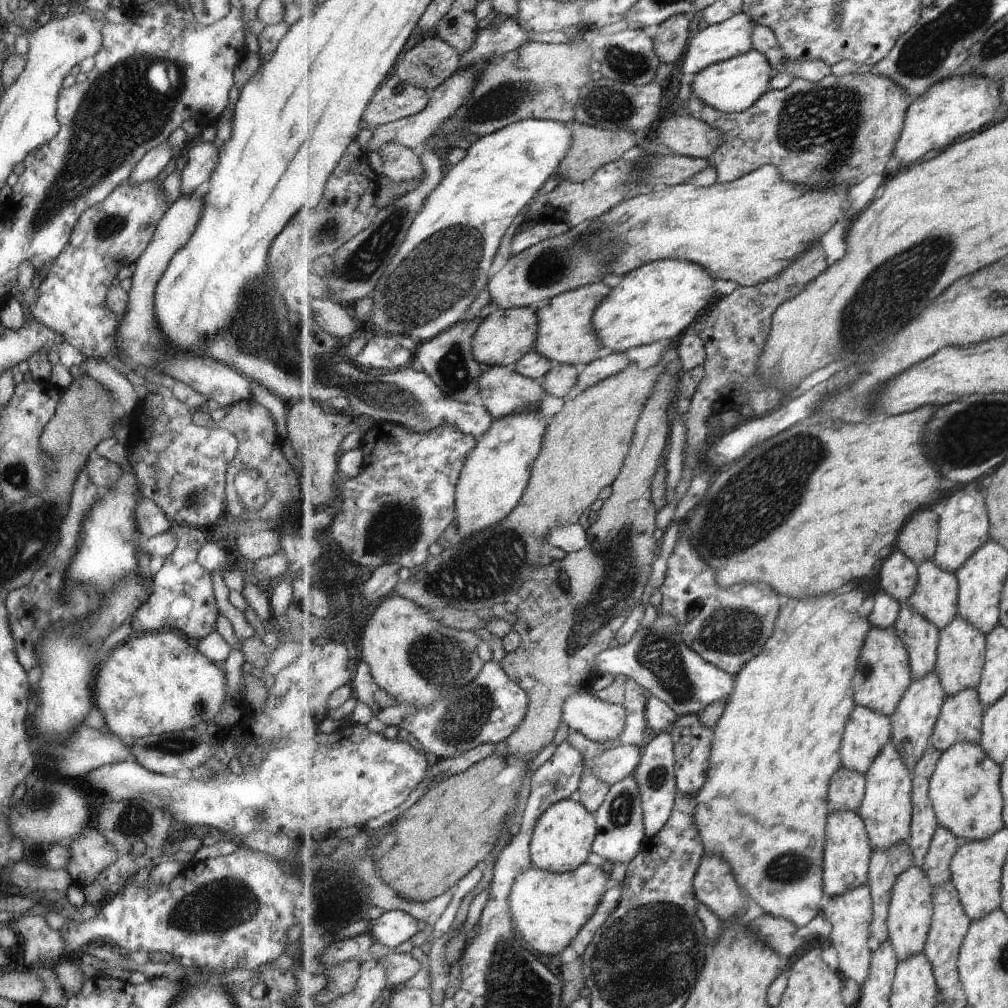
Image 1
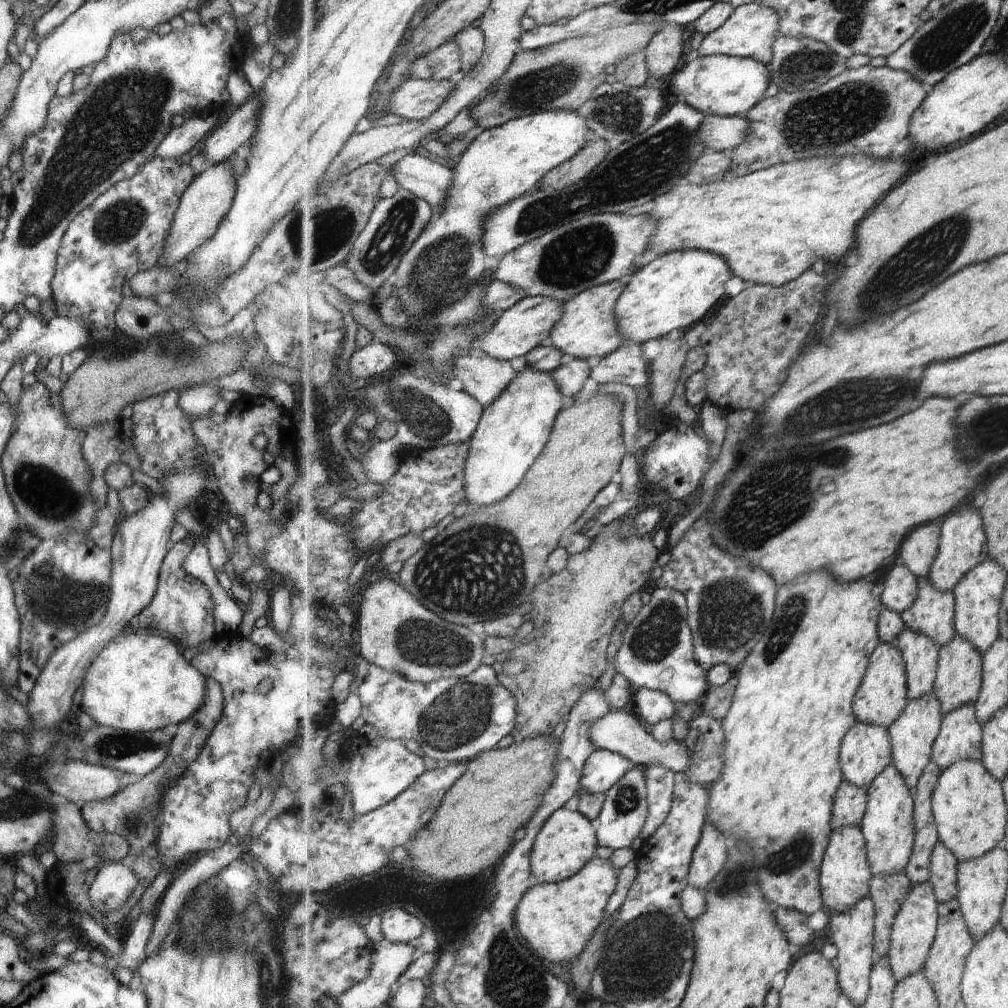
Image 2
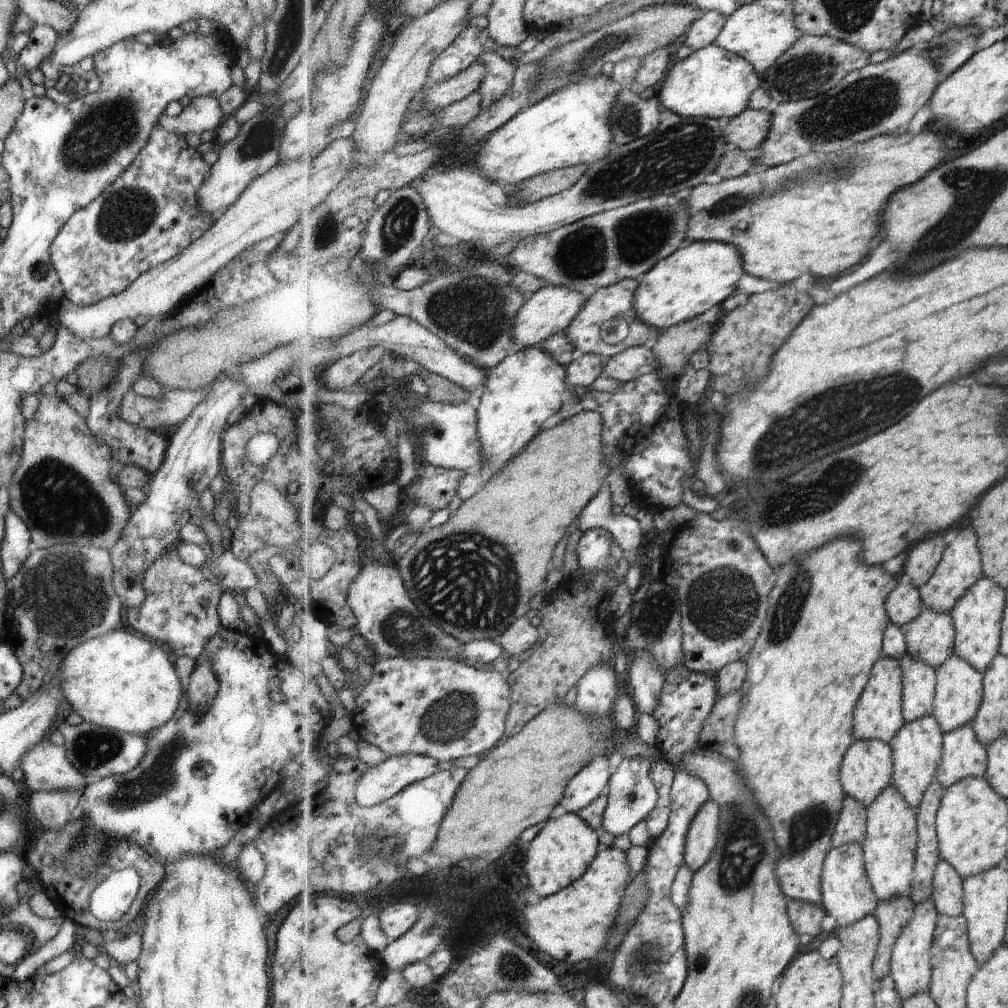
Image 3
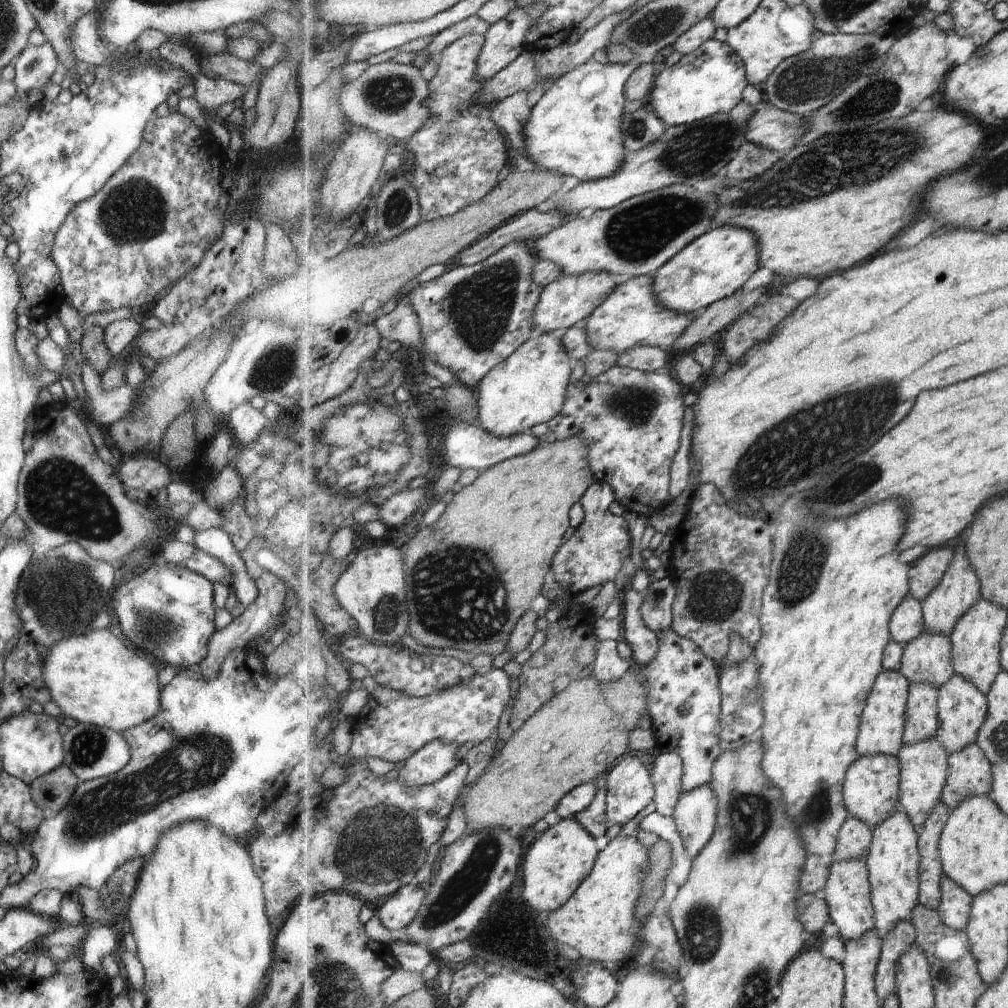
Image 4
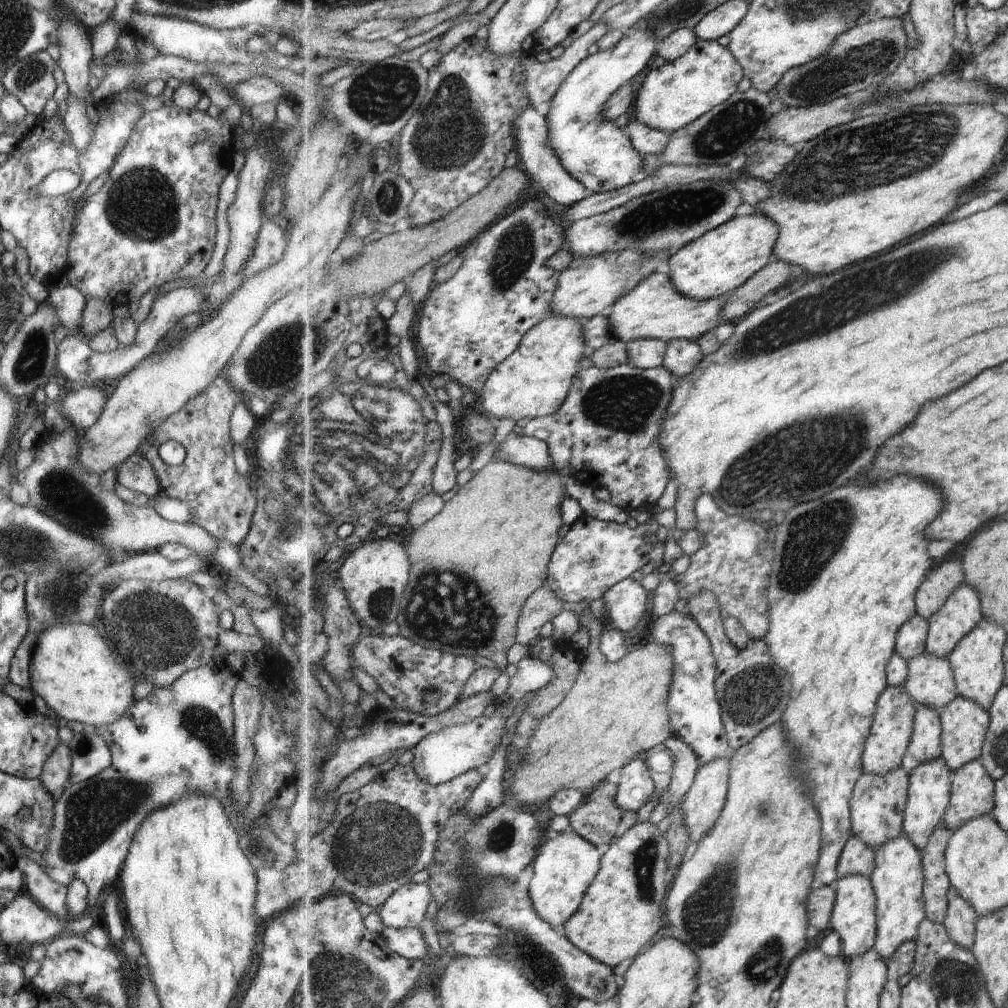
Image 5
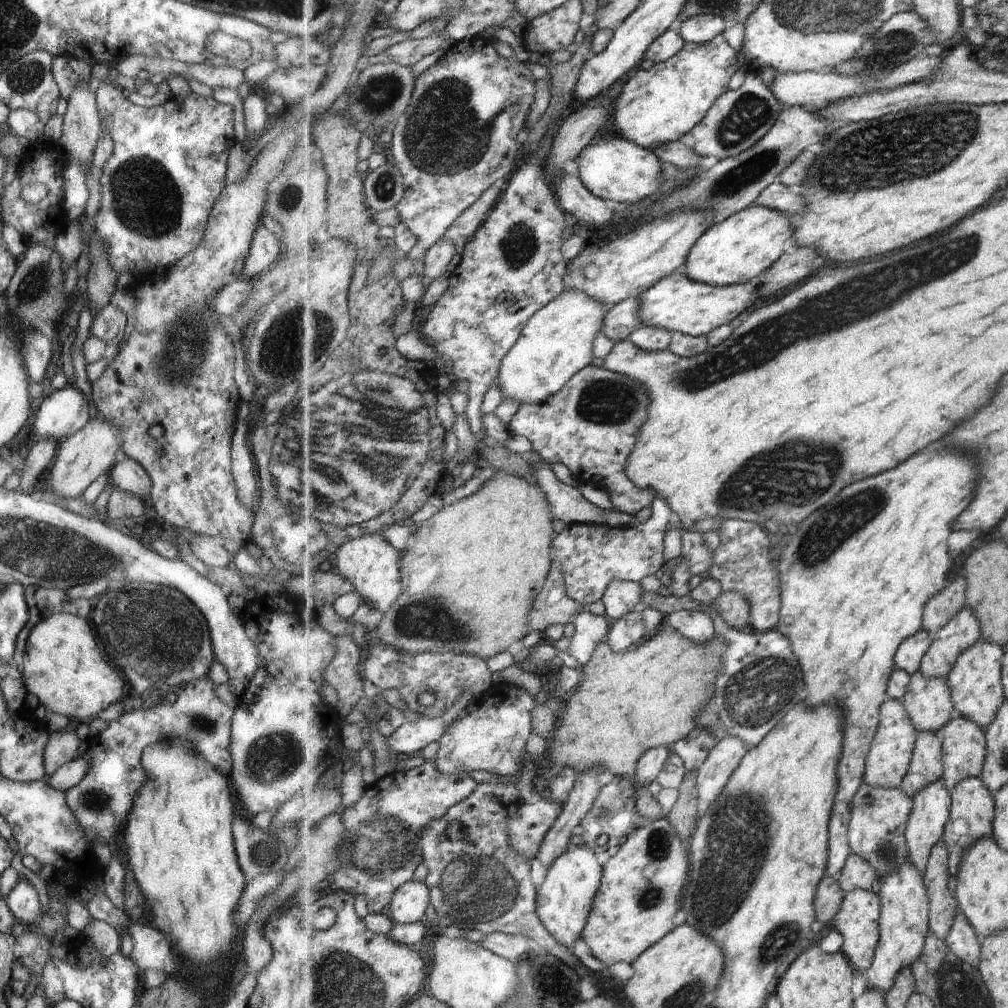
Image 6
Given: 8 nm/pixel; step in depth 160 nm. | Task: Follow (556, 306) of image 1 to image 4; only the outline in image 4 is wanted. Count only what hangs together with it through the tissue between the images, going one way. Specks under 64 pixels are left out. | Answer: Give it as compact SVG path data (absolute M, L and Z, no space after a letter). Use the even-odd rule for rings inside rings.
M641 275L621 280L613 294L583 324L561 333L561 340L573 362L583 361L593 349L614 350L620 355L637 345L661 347L671 355L674 343L685 334L694 316L665 308L656 295L654 278Z

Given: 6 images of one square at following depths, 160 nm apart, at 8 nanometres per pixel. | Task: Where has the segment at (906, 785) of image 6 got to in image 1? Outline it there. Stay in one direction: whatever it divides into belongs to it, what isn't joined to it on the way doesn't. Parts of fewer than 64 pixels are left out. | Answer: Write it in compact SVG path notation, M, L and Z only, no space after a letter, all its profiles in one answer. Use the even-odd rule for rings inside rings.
M905 602L893 630L907 647L915 681L935 672L940 646L940 630Z

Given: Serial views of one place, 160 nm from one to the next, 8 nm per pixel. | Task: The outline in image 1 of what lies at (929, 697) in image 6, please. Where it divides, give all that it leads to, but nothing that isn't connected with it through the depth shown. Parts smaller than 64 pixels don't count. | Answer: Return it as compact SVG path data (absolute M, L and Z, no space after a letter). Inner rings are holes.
M934 560L916 563L918 585L908 605L922 614L939 630L949 626L958 616L960 584L955 573L944 571Z

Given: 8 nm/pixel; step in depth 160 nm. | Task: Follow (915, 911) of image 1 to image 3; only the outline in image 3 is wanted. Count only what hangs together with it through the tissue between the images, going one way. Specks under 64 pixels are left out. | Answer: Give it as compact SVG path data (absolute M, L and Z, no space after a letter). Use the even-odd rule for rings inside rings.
M931 898L925 903L916 905L916 913L897 939L892 954L891 978L896 982L897 990L903 1000L907 1000L919 993L929 993L932 985L932 948L936 940L936 926L939 911Z

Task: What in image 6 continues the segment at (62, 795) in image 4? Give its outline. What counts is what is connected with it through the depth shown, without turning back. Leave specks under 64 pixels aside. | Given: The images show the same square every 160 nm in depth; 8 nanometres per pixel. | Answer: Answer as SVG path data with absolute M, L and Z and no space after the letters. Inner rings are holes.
M65 728L49 733L43 753L44 779L58 766L77 756L77 744L78 739L73 729Z

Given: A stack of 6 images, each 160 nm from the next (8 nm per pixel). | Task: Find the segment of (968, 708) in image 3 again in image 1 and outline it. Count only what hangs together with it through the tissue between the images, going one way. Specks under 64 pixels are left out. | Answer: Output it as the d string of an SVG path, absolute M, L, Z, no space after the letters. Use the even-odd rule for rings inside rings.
M959 616L949 626L940 630L940 646L935 672L941 679L947 697L952 697L965 689L976 689L981 684L987 649L987 635Z

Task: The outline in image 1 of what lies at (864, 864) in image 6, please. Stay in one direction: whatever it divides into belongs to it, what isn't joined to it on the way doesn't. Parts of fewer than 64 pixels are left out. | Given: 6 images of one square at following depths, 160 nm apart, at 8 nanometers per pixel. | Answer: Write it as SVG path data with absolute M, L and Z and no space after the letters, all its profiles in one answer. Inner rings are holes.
M842 766L832 778L828 794L828 809L831 813L858 812L866 795L867 779Z

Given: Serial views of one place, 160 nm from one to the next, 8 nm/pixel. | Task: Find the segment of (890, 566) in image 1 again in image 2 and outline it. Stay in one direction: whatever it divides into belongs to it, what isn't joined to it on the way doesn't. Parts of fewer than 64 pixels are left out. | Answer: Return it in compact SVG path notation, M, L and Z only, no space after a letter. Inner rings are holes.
M899 559L896 560L886 577L885 588L880 596L882 603L899 614L909 610L918 597L917 583L918 576Z

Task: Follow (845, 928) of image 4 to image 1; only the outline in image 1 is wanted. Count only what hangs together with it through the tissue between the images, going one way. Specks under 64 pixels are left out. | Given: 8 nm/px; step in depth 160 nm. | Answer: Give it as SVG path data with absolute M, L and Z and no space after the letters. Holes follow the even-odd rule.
M853 811L831 813L828 816L828 836L825 845L825 894L828 899L868 884L870 862L874 850L868 830L860 814Z

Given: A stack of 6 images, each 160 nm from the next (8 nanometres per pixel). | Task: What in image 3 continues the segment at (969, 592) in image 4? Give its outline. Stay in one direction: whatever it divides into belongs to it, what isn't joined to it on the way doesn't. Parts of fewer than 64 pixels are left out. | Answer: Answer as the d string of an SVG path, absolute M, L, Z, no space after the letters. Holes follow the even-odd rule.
M969 521L956 526L949 534L948 546L944 550L944 557L938 570L929 582L919 588L925 608L941 613L951 614L961 597L984 577L983 562L979 542L974 530L971 530Z

